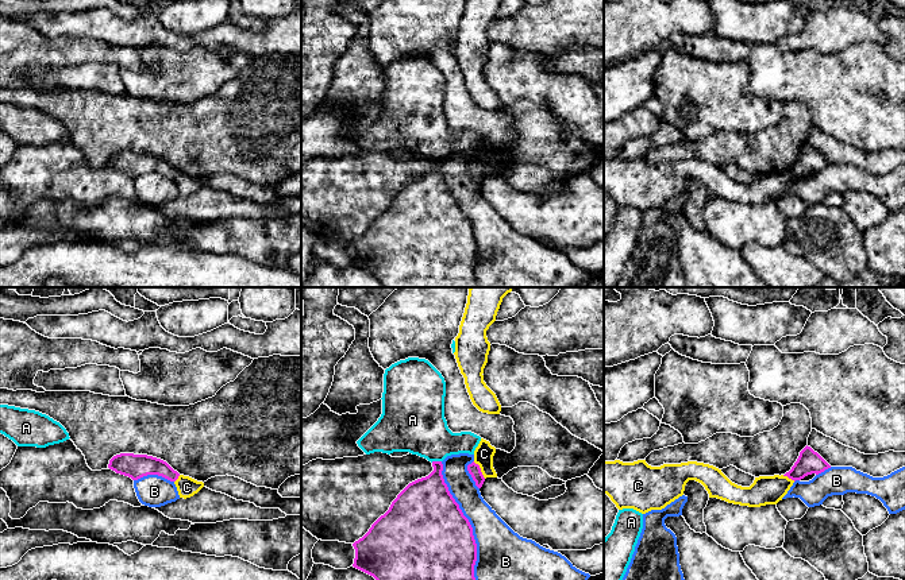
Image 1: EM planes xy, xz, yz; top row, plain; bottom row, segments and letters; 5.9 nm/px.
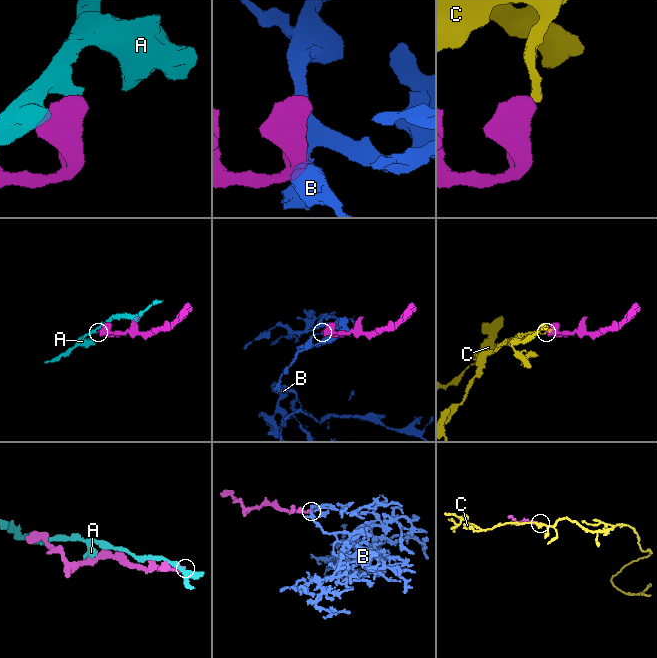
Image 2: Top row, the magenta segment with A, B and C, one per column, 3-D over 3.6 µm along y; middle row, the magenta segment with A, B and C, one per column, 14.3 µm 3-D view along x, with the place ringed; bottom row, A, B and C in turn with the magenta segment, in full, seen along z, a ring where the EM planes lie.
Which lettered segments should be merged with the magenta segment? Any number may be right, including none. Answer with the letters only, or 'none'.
none

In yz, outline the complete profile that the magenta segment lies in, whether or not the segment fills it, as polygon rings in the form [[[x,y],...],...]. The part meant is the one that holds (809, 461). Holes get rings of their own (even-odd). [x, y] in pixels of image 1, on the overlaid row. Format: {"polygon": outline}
{"polygon": [[[806,445],[800,452],[800,456],[792,469],[783,476],[787,476],[789,479],[796,482],[812,473],[819,475],[828,468],[831,468],[831,465],[817,452]]]}

